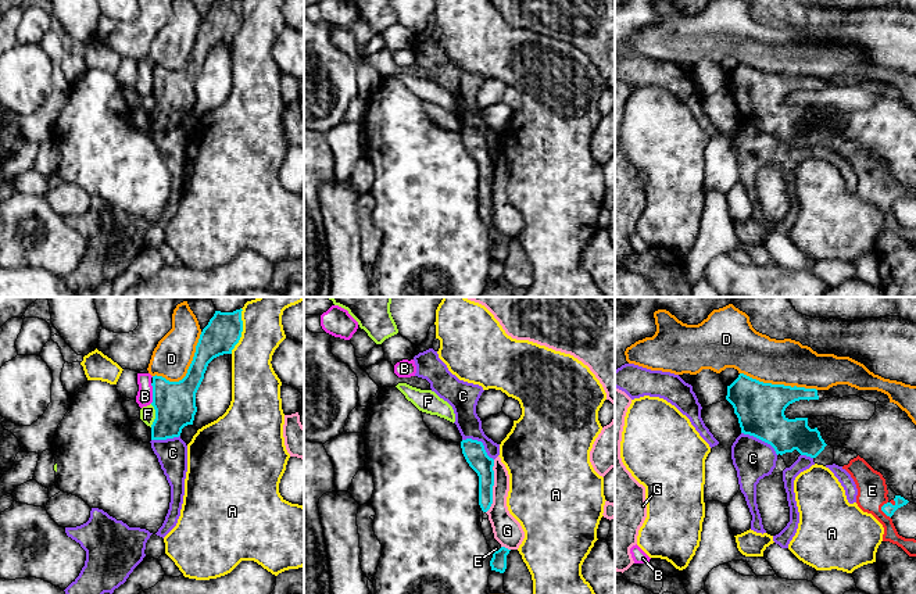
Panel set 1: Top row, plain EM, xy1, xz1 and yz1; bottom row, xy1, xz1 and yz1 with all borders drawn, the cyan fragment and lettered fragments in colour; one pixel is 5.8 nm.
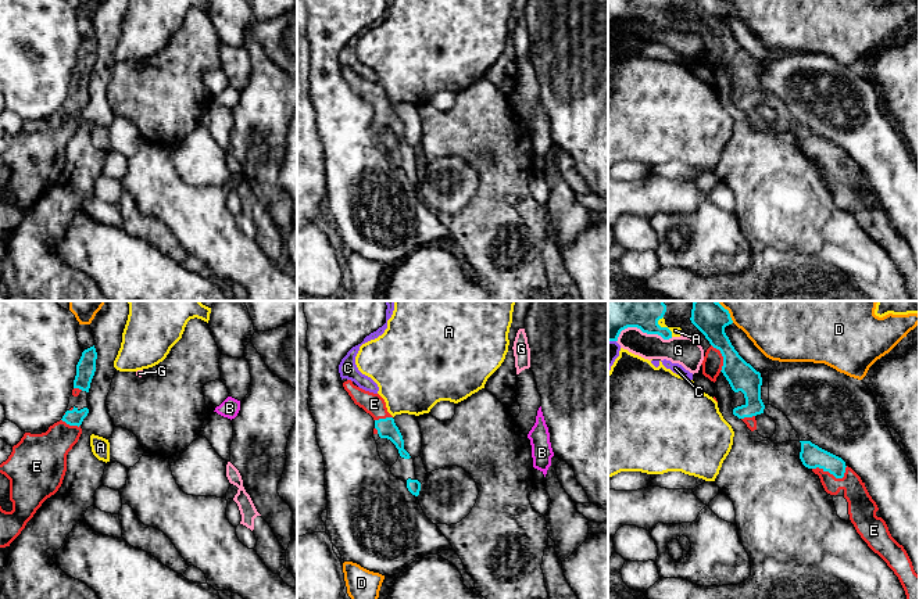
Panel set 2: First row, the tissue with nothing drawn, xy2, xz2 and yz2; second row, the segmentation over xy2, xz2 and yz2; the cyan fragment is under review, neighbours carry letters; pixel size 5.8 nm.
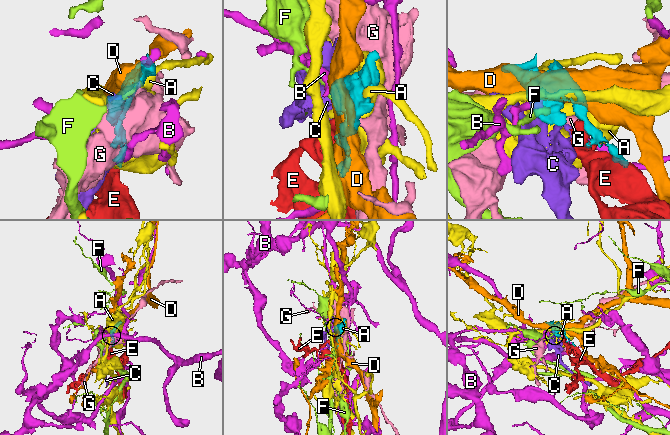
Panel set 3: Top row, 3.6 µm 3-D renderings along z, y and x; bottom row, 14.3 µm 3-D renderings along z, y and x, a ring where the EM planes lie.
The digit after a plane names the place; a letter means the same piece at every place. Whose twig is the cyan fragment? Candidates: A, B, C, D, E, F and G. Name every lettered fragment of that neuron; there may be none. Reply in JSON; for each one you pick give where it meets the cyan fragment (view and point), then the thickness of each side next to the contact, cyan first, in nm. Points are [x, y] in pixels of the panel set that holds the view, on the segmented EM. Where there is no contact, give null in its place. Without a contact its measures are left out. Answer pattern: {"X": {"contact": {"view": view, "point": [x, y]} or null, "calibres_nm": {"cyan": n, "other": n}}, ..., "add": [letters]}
{"E": {"contact": {"view": "yz2", "point": [832, 473]}, "calibres_nm": {"cyan": 140, "other": 150}}, "add": ["E"]}

